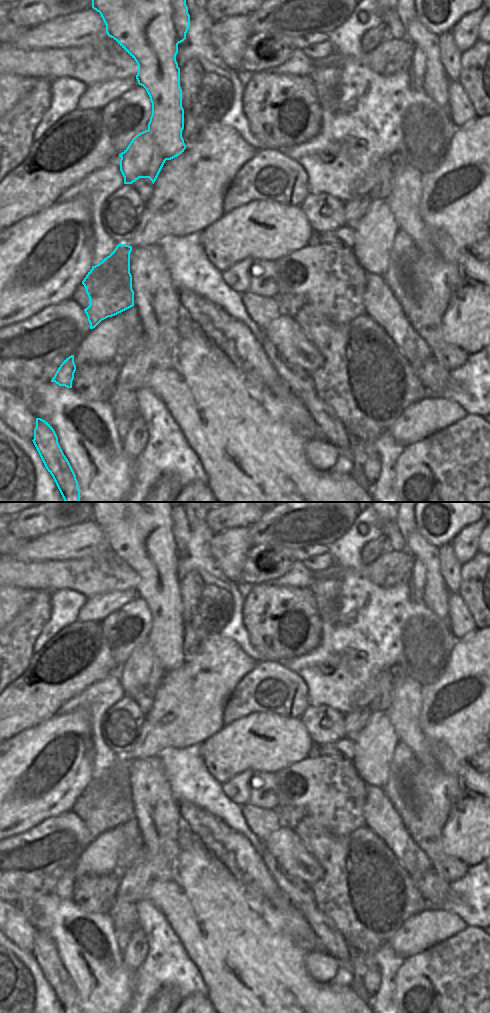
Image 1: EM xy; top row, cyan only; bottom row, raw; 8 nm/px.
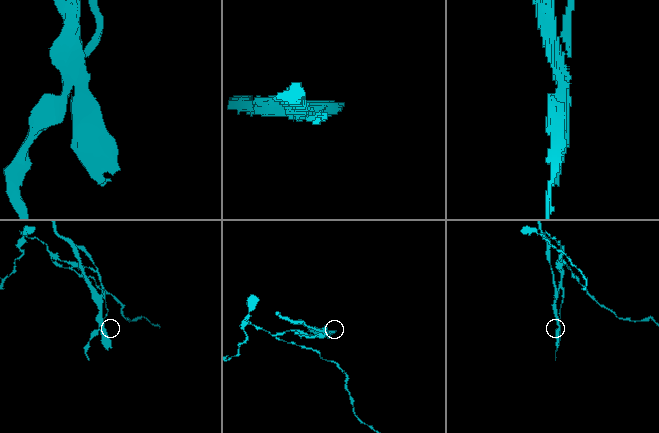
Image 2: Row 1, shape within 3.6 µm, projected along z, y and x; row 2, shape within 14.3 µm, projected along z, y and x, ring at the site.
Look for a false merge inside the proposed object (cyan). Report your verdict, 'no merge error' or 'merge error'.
merge error

